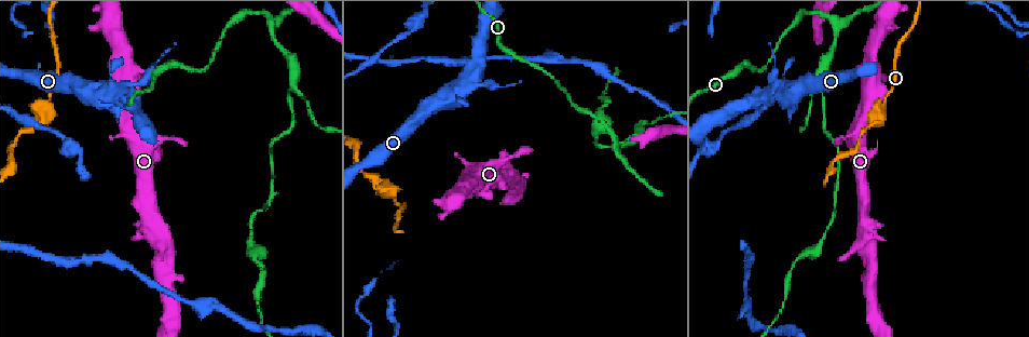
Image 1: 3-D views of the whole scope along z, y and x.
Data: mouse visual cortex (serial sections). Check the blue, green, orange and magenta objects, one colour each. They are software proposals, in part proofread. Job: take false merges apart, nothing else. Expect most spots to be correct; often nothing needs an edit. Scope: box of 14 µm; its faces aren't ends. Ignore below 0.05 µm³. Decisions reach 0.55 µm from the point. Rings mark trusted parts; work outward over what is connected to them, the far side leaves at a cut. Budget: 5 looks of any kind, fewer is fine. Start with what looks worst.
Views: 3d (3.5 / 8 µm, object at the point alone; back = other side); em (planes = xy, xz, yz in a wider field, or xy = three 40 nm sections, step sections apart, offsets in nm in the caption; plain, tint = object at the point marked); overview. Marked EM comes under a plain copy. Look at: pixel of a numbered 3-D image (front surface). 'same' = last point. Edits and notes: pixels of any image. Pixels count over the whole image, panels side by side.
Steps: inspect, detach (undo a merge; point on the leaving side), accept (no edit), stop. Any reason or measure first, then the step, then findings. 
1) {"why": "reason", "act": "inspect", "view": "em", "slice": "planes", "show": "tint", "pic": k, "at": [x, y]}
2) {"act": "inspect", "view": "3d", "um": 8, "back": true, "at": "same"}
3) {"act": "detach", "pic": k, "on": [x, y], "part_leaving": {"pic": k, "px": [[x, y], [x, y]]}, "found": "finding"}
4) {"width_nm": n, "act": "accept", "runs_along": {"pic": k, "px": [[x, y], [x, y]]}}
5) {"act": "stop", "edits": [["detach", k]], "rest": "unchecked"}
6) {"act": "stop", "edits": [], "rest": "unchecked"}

{"act": "inspect", "view": "3d", "um": 3.5, "pic": 1, "at": [293, 84]}

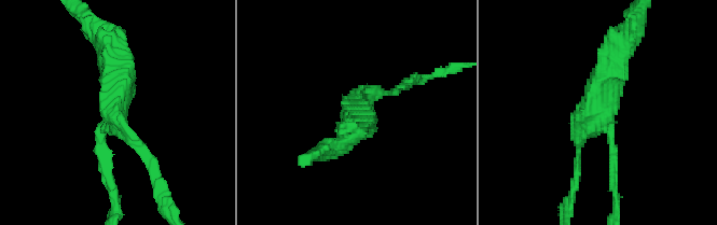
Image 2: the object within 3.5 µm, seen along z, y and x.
{"arms": 3, "arm_widths_nm": [100, 150, 400], "why": "shape alone is not enough", "act": "inspect", "view": "em", "slice": "xy", "step": 3, "show": "tint", "pic": 2, "at": [115, 116]}

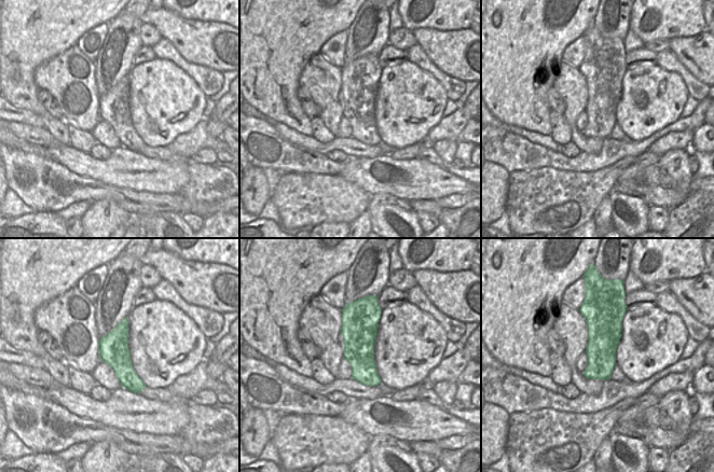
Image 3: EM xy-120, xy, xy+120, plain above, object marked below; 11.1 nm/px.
{"width_nm": 360, "act": "accept", "runs_along": {"pic": 2, "px": [[616, 50], [600, 99], [612, 145], [612, 182]]}, "found": "continuous, no second cell"}

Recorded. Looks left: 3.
{"why": "a narrow waist", "act": "inspect", "view": "3d", "um": 8, "pic": 1, "at": [793, 263]}

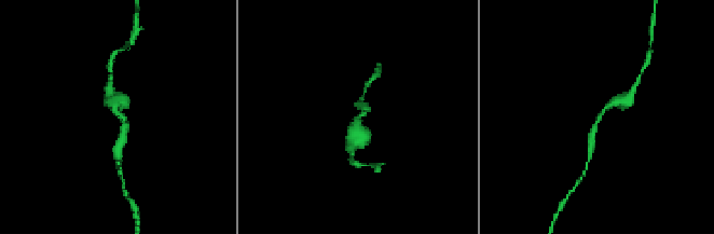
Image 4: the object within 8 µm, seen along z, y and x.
{"arm_widths_nm": [250, 300], "act": "inspect", "view": "em", "slice": "xy", "step": 2, "show": "tint", "pic": 4, "at": [359, 113]}

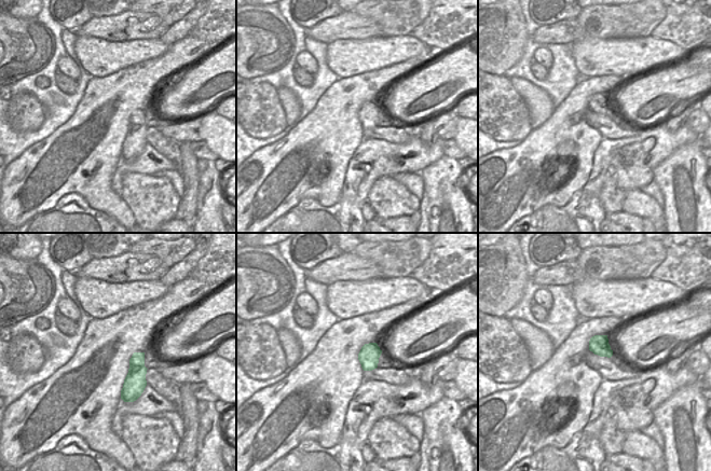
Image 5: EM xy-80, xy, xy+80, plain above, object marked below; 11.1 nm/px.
{"act": "accept", "runs_along": {"pic": 4, "px": [[623, 100], [613, 101], [598, 119], [592, 142]]}, "found": "all the same cell"}

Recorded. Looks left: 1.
{"act": "stop", "edits": [], "rest": "unchecked"}

